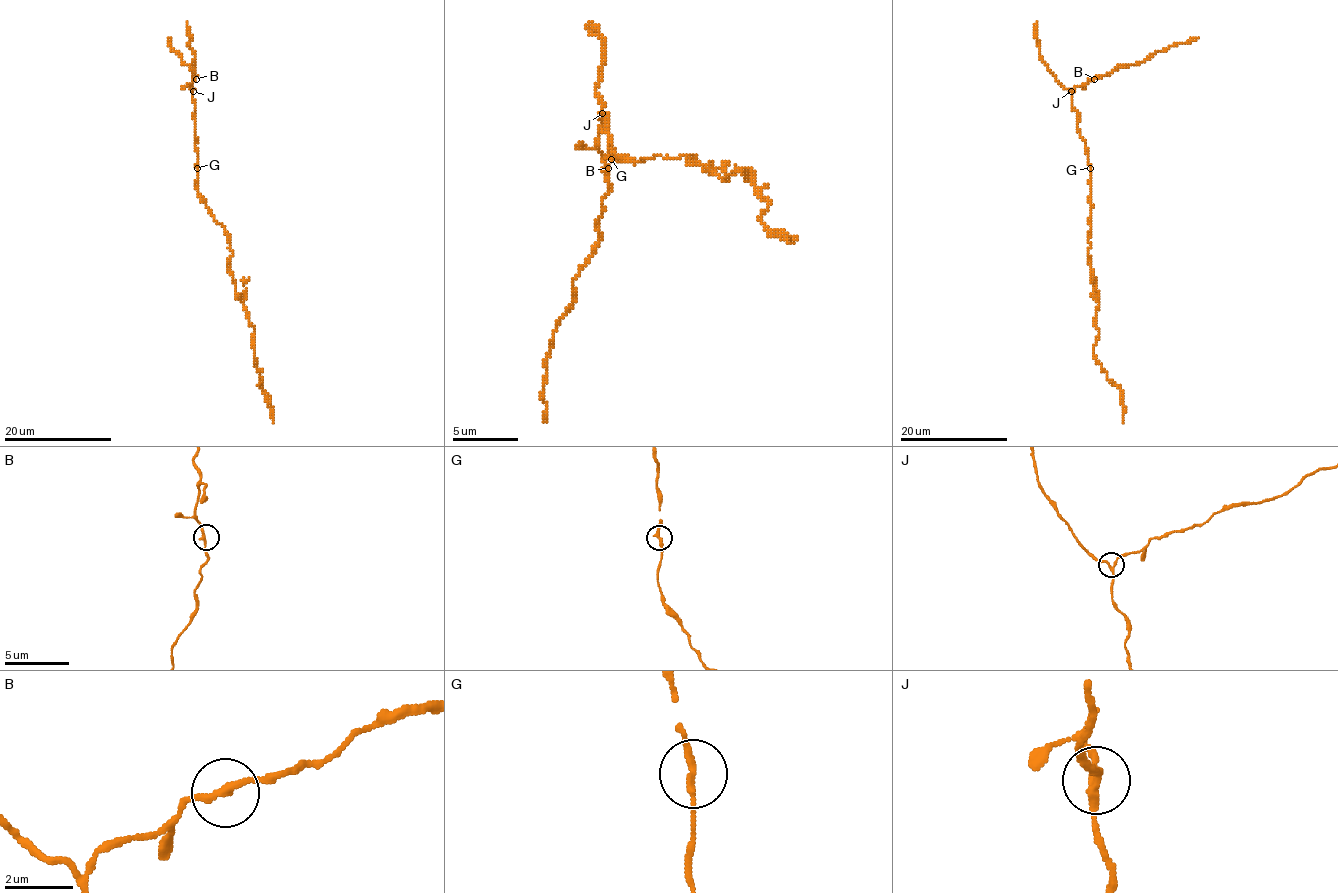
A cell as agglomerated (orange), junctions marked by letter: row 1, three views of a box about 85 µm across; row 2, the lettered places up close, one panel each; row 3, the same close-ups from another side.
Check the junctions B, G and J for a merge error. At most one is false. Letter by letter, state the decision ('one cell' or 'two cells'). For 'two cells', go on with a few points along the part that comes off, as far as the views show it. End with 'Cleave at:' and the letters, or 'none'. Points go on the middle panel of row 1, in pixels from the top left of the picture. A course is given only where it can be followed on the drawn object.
B: one cell
G: one cell
J: one cell
Cleave at: none

